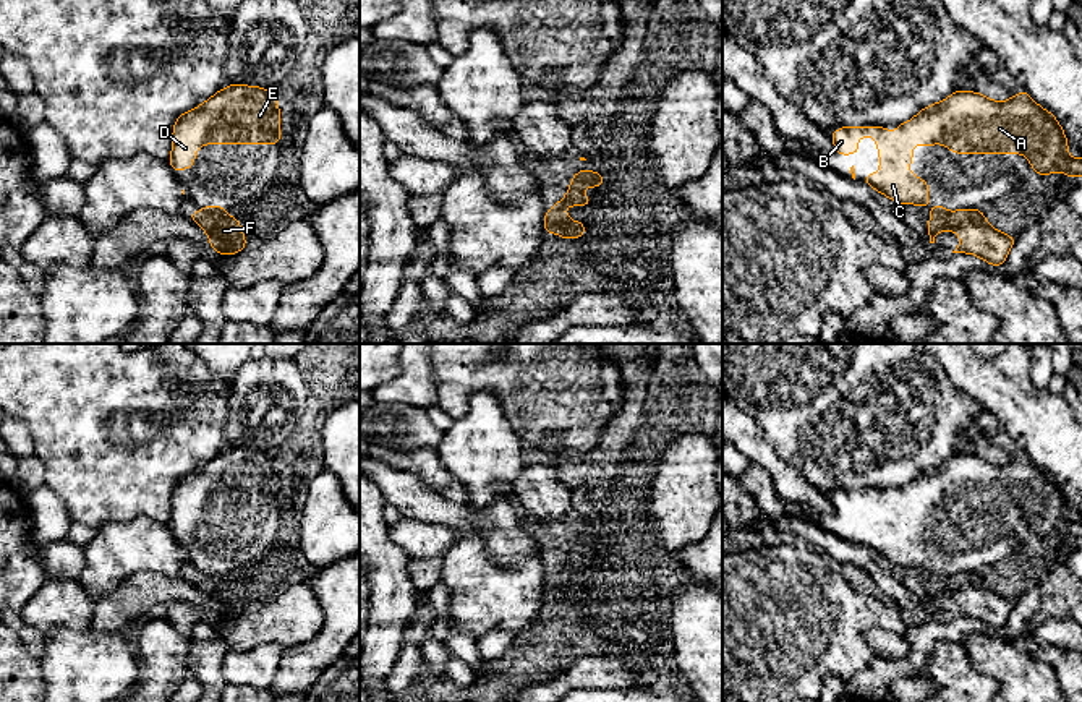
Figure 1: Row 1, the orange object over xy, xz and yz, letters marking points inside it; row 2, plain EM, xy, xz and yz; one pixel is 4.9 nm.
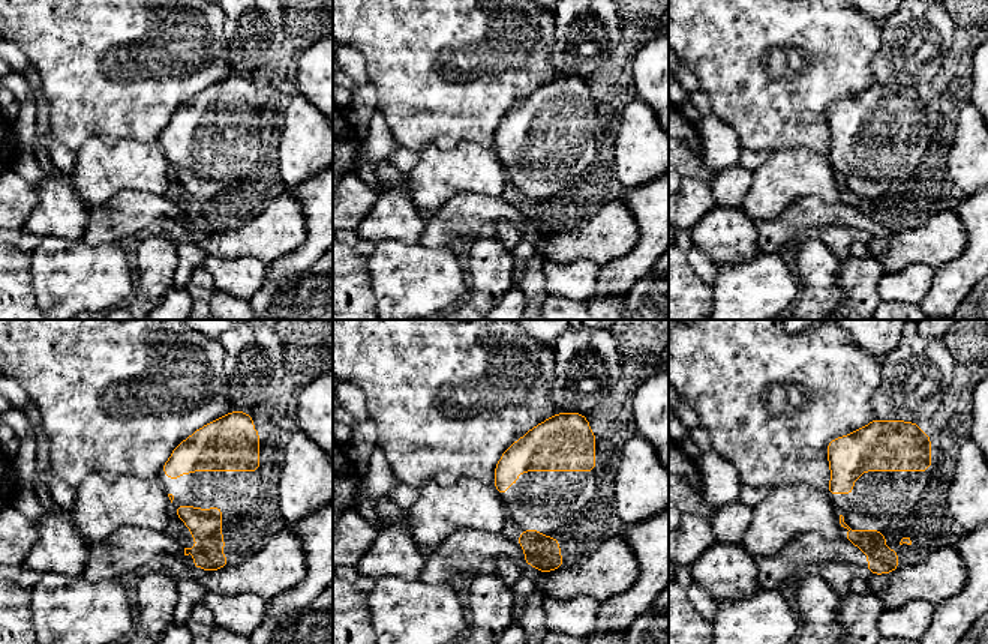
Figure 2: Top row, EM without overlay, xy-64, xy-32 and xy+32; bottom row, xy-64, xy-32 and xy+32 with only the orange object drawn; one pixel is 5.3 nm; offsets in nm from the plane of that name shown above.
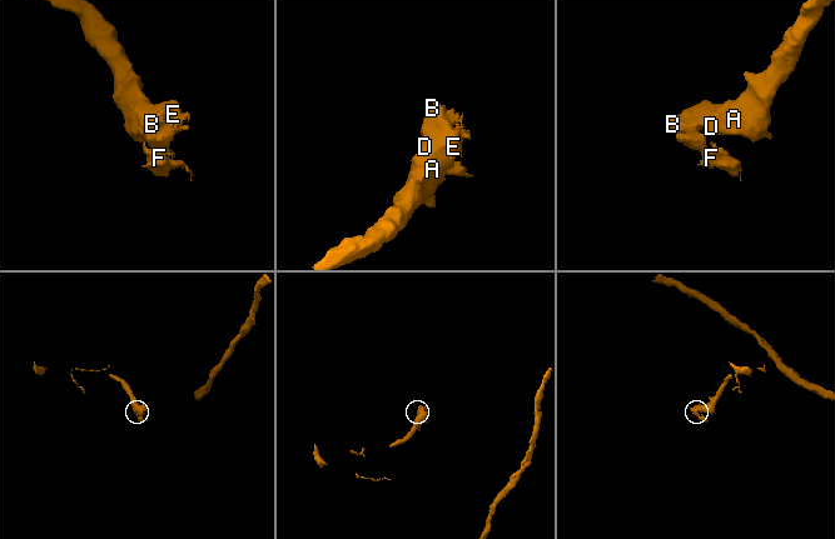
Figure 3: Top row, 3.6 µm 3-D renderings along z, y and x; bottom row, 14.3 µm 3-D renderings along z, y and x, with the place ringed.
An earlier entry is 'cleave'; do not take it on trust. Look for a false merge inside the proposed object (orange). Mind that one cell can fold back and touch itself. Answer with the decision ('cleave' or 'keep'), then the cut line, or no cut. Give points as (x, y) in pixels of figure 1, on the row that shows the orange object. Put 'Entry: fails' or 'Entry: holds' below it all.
cleave; cut xz (570, 188), (566, 205)
Entry: holds

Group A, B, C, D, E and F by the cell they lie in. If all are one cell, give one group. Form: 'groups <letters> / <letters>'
groups A B C D E / F

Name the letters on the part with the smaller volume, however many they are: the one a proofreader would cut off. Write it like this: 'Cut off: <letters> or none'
Cut off: F

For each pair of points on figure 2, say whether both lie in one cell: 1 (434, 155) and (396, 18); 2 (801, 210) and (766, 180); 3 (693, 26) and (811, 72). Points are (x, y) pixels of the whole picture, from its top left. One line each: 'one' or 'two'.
1: two
2: two
3: one

